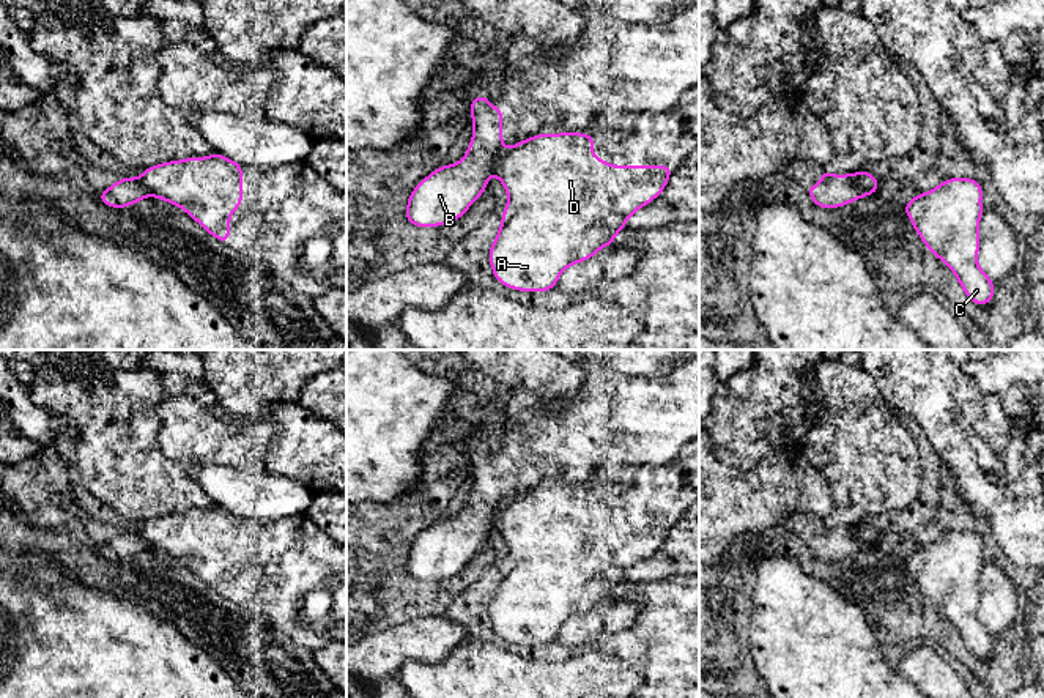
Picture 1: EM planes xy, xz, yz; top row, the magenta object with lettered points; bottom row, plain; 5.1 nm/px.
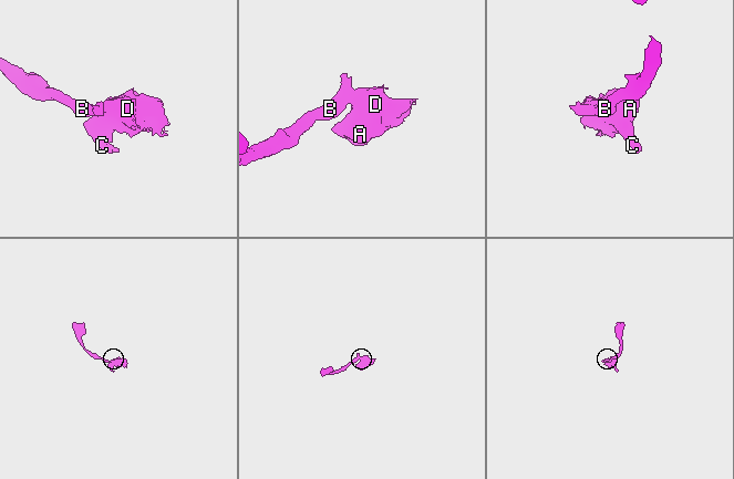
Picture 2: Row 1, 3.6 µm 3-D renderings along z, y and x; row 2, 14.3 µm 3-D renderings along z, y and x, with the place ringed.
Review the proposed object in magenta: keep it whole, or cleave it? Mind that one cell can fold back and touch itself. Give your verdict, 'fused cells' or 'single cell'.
fused cells

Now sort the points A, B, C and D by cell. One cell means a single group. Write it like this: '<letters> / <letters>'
A C D / B

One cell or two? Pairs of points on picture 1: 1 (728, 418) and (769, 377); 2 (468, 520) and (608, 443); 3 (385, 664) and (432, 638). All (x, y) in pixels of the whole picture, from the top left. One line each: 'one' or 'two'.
1: one
2: one
3: one

